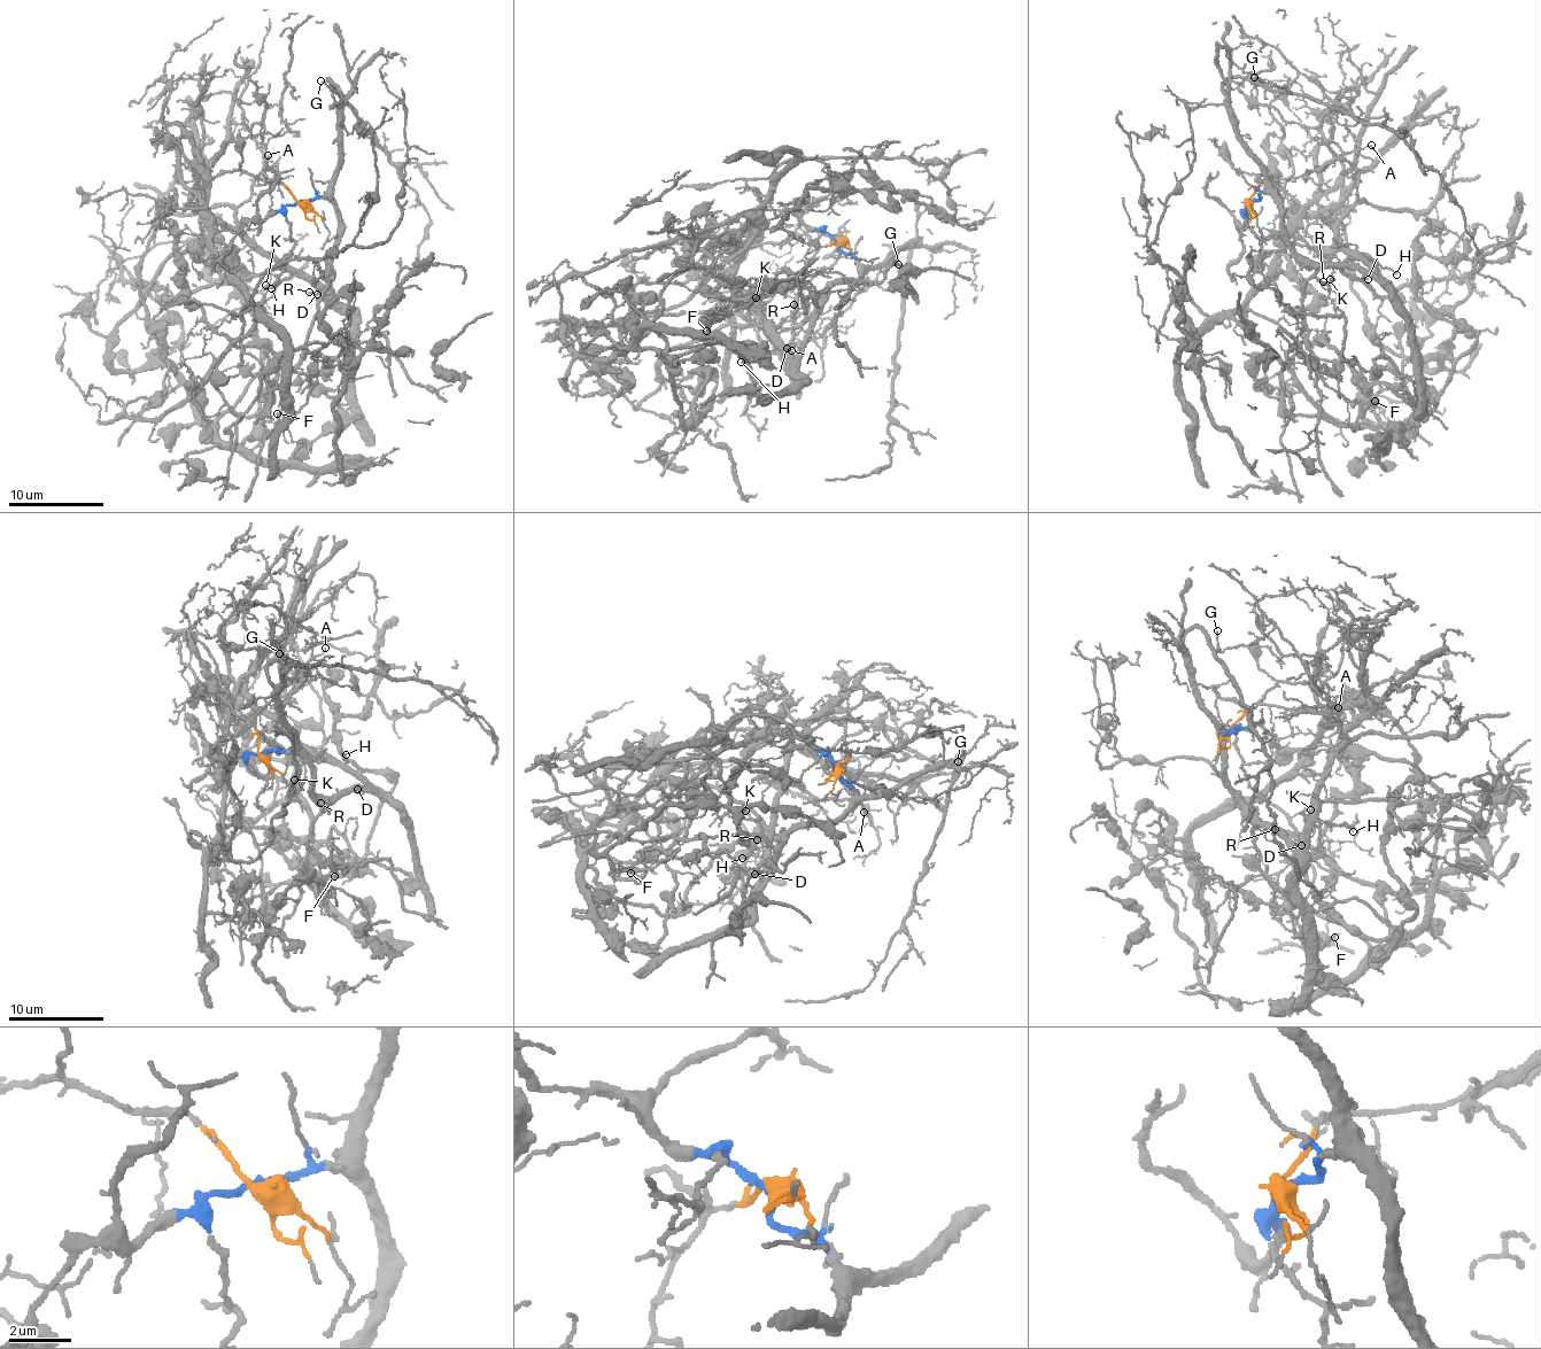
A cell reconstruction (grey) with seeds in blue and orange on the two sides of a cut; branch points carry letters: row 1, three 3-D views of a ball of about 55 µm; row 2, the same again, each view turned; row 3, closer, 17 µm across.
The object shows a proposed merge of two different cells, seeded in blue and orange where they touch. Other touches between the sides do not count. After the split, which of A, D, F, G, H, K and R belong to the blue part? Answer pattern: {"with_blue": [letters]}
{"with_blue": ["D", "F", "G", "H", "K", "R"]}

